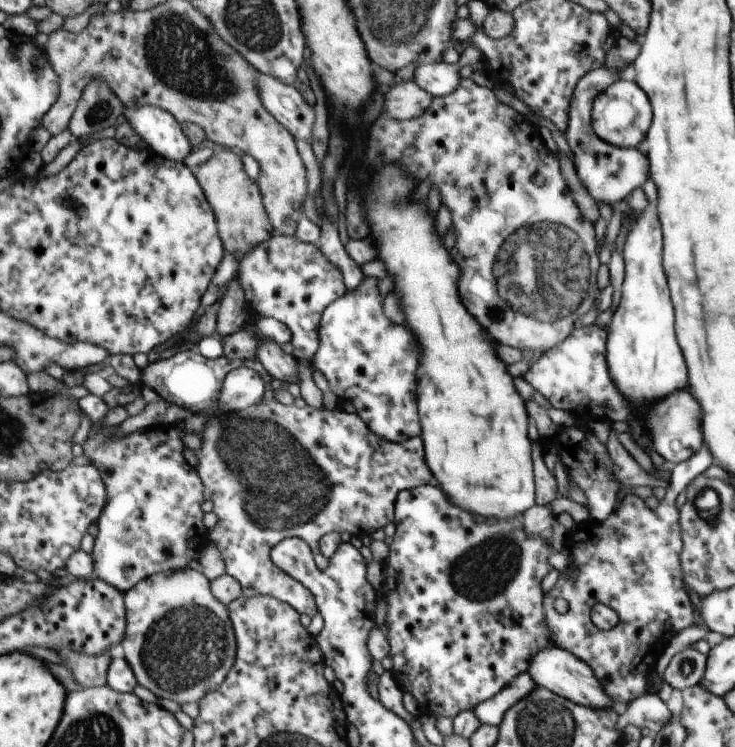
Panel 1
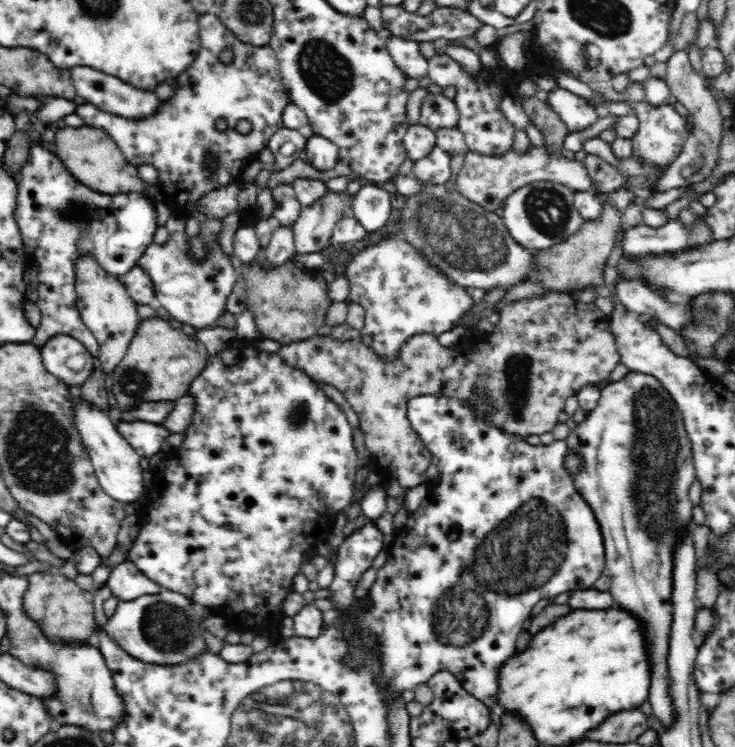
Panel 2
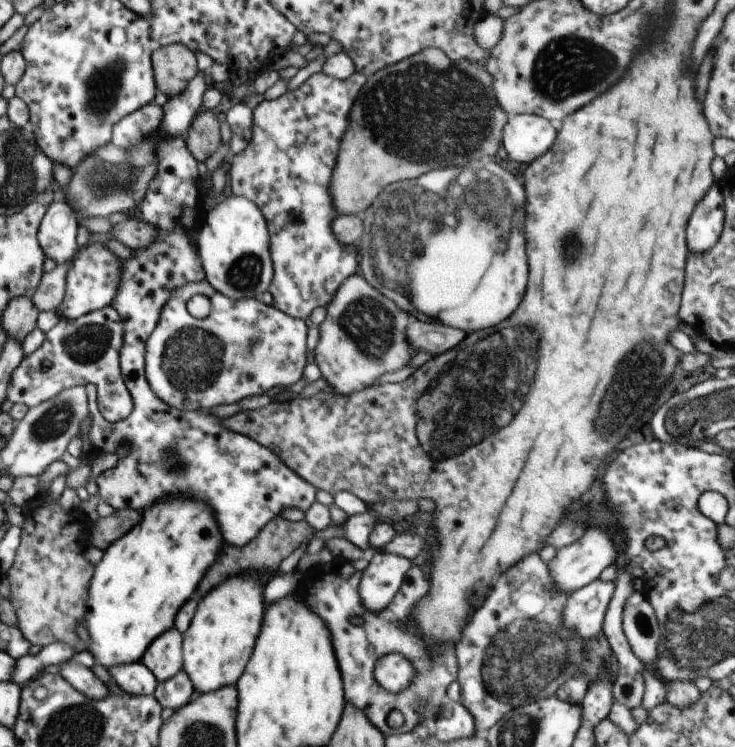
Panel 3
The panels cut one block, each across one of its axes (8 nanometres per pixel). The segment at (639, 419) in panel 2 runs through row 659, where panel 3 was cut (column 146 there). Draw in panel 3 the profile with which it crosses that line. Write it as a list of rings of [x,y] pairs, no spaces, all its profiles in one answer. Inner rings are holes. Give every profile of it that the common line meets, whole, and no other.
[[[173,627],[158,636],[143,655],[143,666],[160,684],[183,670],[183,634]]]

